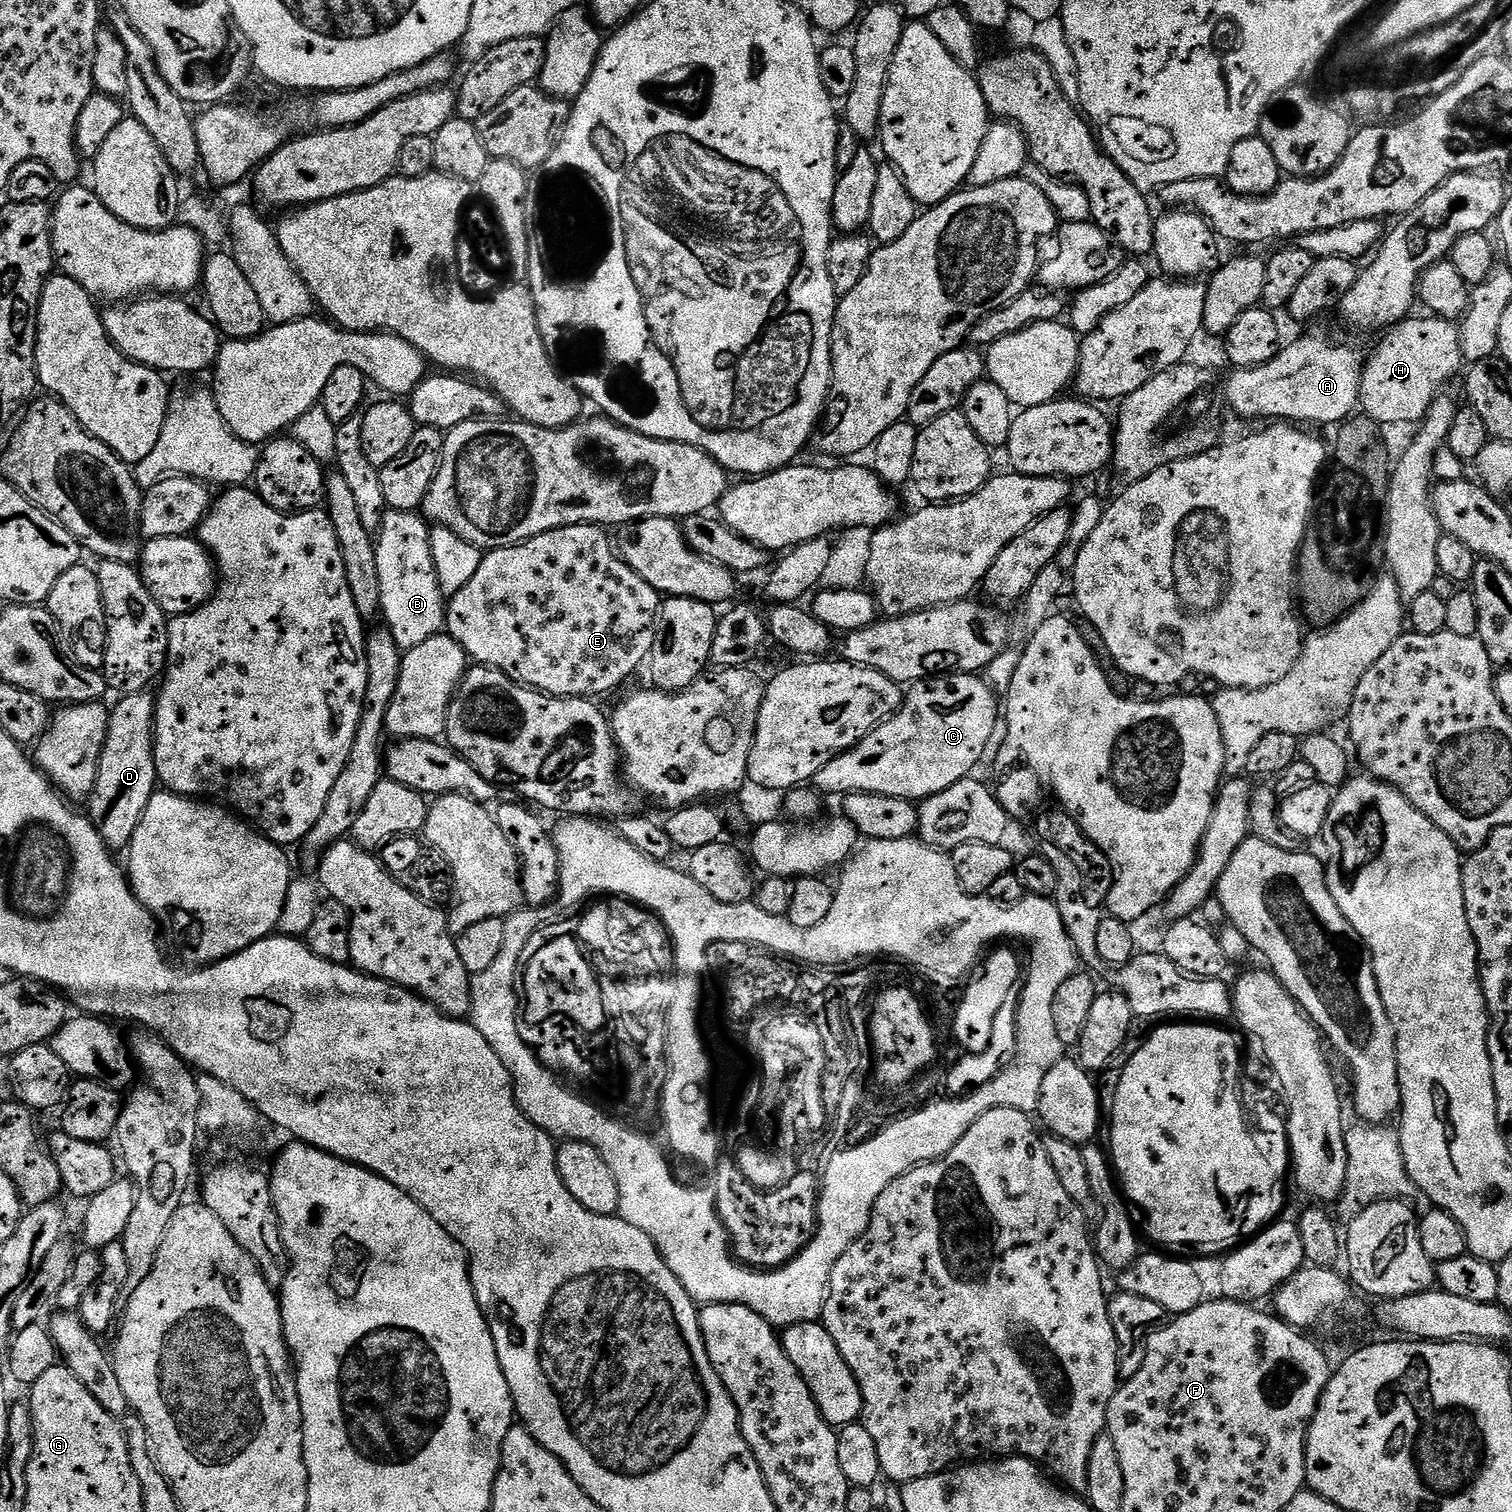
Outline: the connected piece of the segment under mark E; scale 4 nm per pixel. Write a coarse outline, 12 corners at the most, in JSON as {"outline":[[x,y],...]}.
{"outline":[[599,524],[484,552],[469,661],[549,698],[645,667],[661,593]]}

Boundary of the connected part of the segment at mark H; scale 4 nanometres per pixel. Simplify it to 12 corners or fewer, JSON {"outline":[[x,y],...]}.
{"outline":[[1405,318],[1367,357],[1359,407],[1419,425],[1465,358],[1459,327]]}

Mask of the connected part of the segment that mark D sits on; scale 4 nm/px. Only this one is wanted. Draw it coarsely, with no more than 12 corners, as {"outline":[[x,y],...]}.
{"outline":[[120,696],[90,819],[127,849],[156,778],[156,696]]}

